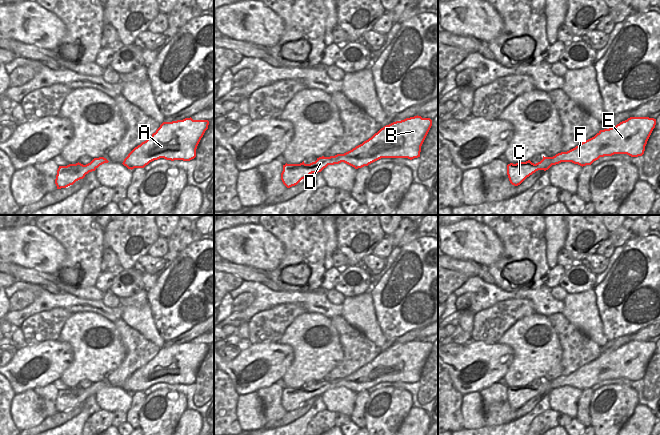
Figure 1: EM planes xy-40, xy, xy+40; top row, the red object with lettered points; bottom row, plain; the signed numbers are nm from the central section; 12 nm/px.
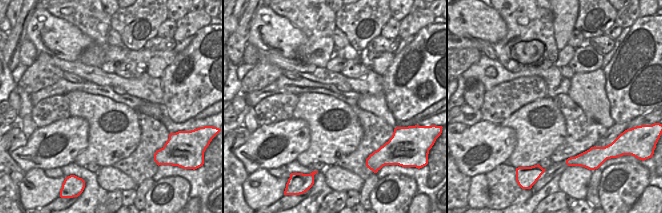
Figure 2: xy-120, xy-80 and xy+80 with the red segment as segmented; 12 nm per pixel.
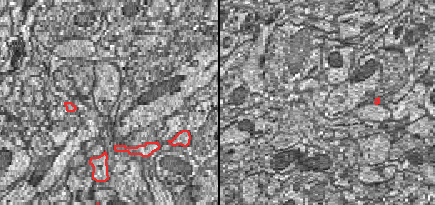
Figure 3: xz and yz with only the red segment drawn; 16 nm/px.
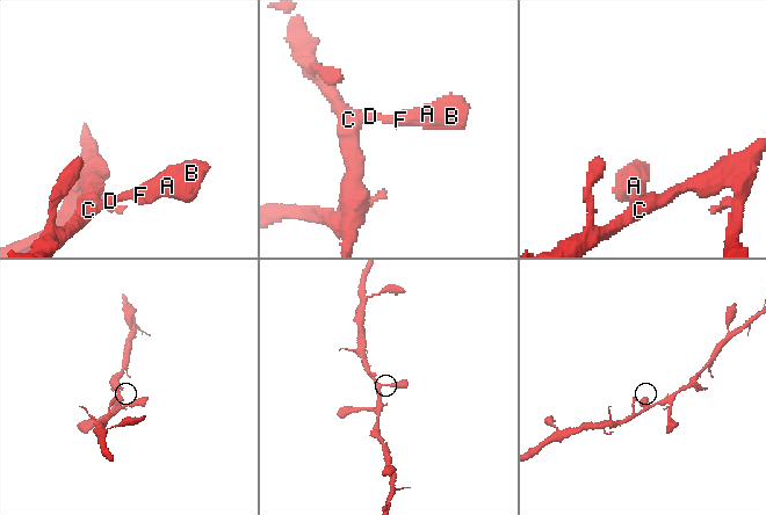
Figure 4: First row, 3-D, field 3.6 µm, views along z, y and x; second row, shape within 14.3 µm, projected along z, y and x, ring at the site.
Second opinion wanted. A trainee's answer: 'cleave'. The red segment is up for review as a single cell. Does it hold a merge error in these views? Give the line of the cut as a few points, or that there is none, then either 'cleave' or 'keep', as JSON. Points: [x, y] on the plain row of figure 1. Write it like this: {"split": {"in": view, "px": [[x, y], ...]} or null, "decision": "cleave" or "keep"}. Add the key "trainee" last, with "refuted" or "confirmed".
{"split": null, "decision": "keep", "trainee": "refuted"}

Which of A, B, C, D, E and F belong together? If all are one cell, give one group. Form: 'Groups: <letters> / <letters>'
Groups: A B C D E F

